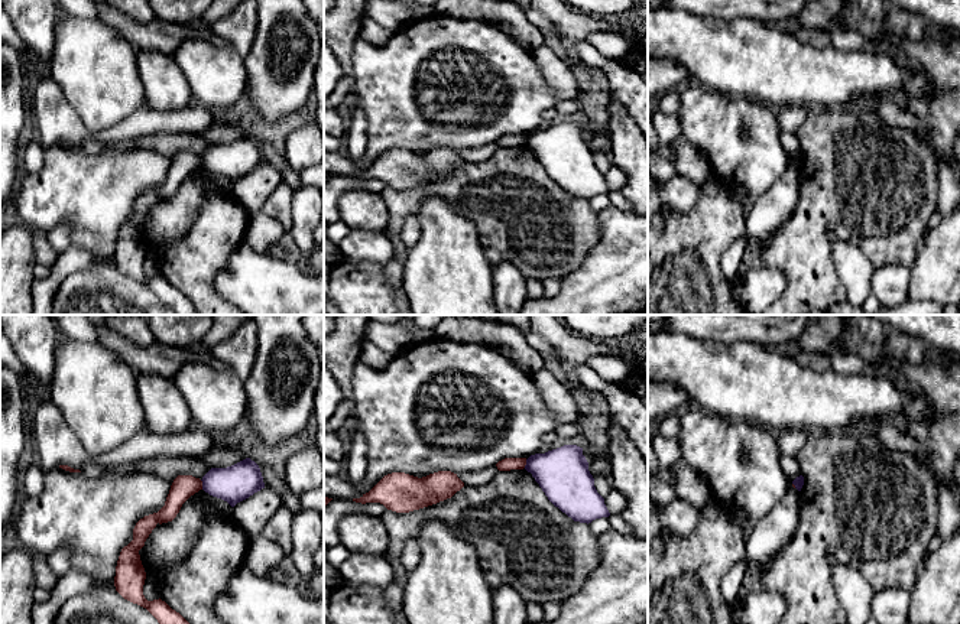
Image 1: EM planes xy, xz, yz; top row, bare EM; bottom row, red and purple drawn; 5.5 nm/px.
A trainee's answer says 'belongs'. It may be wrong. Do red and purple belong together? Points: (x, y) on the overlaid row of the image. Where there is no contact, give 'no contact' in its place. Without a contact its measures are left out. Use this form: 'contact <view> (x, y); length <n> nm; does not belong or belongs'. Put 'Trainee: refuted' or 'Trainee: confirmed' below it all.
contact xy (201, 484); length 60 nm; does not belong
Trainee: refuted

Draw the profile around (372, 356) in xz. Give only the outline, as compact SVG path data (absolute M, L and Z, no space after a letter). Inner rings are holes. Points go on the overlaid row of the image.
M364 341L359 361L361 361L363 364L366 364L374 370L383 370L390 364L393 357L395 355L380 350L373 342Z

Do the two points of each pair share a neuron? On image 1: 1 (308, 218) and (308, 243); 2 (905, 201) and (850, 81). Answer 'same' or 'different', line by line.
1: same
2: different

